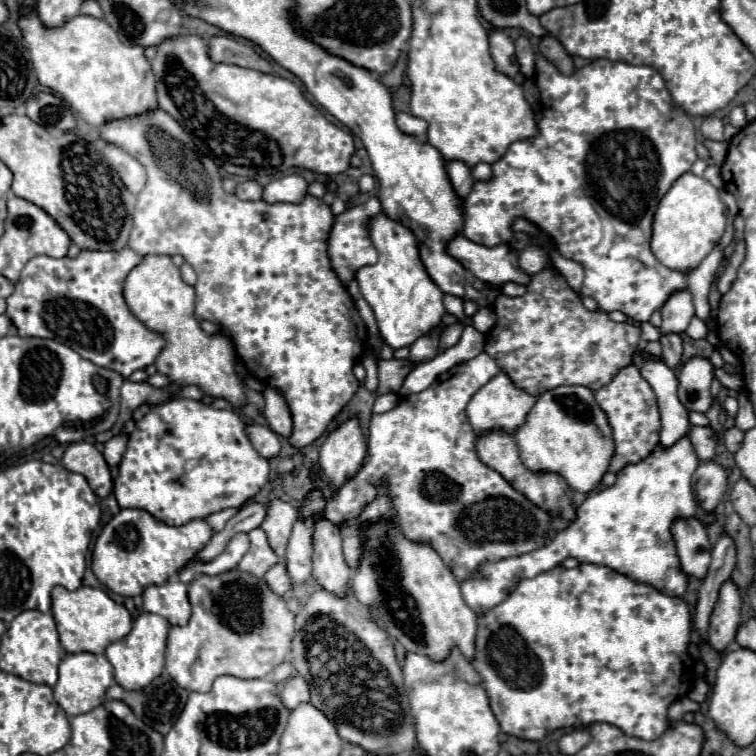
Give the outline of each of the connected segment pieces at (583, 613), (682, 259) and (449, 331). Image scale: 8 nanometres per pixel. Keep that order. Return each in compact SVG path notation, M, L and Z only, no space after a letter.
M581 563L575 569L555 567L551 571L539 573L533 579L523 579L523 581L519 581L515 591L503 603L477 615L477 649L475 649L475 657L473 657L473 667L479 671L479 675L483 679L483 687L489 695L489 703L491 703L491 709L501 725L501 731L507 735L513 735L513 737L525 739L525 741L541 741L557 729L565 729L565 727L581 729L581 727L589 727L591 723L597 723L597 721L605 721L605 723L619 727L625 735L653 741L653 739L661 737L669 727L669 719L667 719L669 705L675 699L685 697L685 691L691 689L691 683L695 679L695 659L689 655L689 639L691 639L691 615L689 615L687 603L681 597L669 597L669 595L661 593L659 589L655 589L647 583L639 583L623 573L617 573L609 567L605 567L605 565Z
M687 171L671 185L671 189L663 195L655 209L651 223L651 251L663 265L681 273L689 273L709 255L709 251L721 239L725 223L727 215L719 191L707 179Z
M455 323L451 327L445 327L443 335L441 335L441 347L457 345L457 341L461 339L461 331L463 331L463 325L459 325L459 323Z

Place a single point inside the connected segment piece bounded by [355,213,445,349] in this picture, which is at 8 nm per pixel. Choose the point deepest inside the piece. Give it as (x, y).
(406, 302)

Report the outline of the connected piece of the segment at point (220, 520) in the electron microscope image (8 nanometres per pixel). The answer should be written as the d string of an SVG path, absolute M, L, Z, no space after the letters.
M223 509L223 511L215 513L215 515L209 515L209 517L207 517L207 523L213 527L213 531L223 531L225 523L227 523L235 513L237 513L235 509Z

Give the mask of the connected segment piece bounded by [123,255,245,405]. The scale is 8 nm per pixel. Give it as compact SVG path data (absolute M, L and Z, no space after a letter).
M145 255L127 275L123 293L133 315L149 329L161 333L167 341L155 361L159 373L167 375L177 385L199 385L205 395L227 399L233 405L245 403L241 377L235 373L235 347L231 339L201 329L201 323L193 313L195 289L181 279L181 271L173 265L169 255Z

